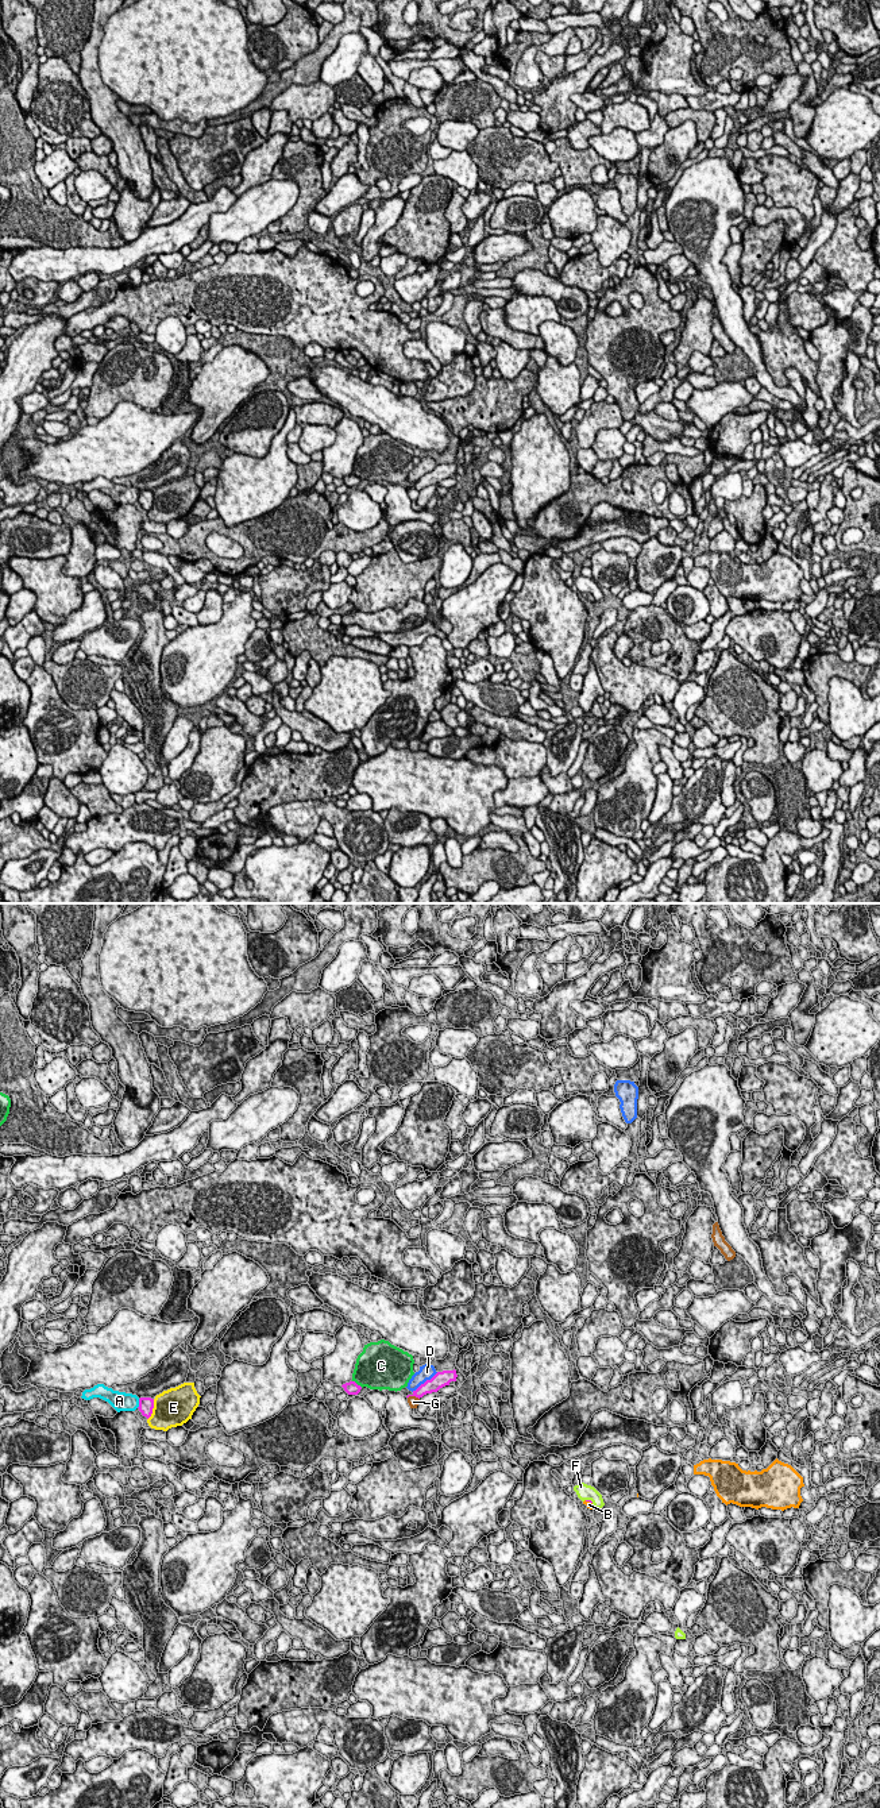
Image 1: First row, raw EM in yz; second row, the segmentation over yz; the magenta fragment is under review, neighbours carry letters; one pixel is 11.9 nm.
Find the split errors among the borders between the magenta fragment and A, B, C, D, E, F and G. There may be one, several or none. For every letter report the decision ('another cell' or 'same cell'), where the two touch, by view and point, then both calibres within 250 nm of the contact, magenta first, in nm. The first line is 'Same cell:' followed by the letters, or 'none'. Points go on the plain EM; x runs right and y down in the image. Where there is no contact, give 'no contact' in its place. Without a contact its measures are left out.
Same cell: B
A: another cell; meets magenta in yz at (139, 496); 190 nm thick on the magenta side, 220 nm on the other
B: same cell; meets magenta in yz at (589, 593); 30 nm thick on the magenta side, 70 nm on the other
C: another cell; meets magenta in yz at (356, 477); 160 nm thick on the magenta side, 420 nm on the other
D: another cell; meets magenta in yz at (425, 474); 190 nm thick on the magenta side, 180 nm on the other
E: another cell; meets magenta in yz at (151, 502); 190 nm thick on the magenta side, 440 nm on the other
F: another cell; meets magenta in yz at (590, 593); 30 nm thick on the magenta side, 190 nm on the other
G: another cell; meets magenta in yz at (413, 488); 160 nm thick on the magenta side, 130 nm on the other

